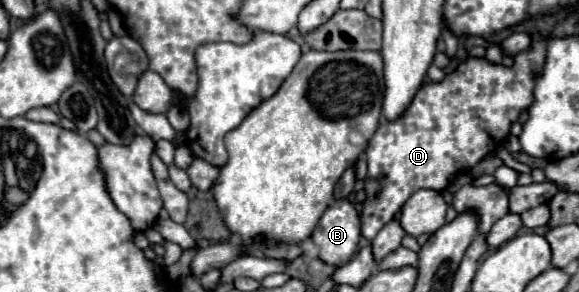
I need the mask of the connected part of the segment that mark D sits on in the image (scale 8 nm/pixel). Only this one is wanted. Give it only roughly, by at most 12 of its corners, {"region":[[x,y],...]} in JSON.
{"region":[[544,37],[514,67],[470,57],[366,149],[364,239],[444,191],[528,107]]}

